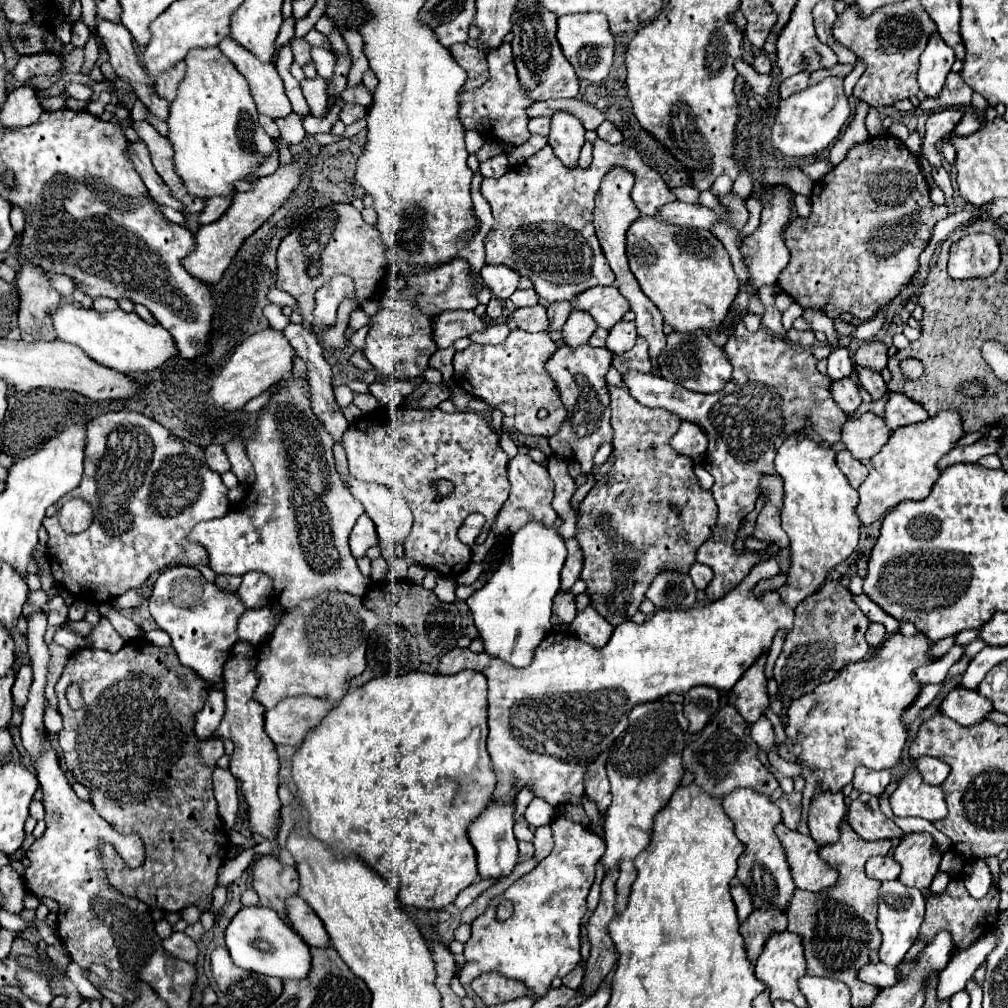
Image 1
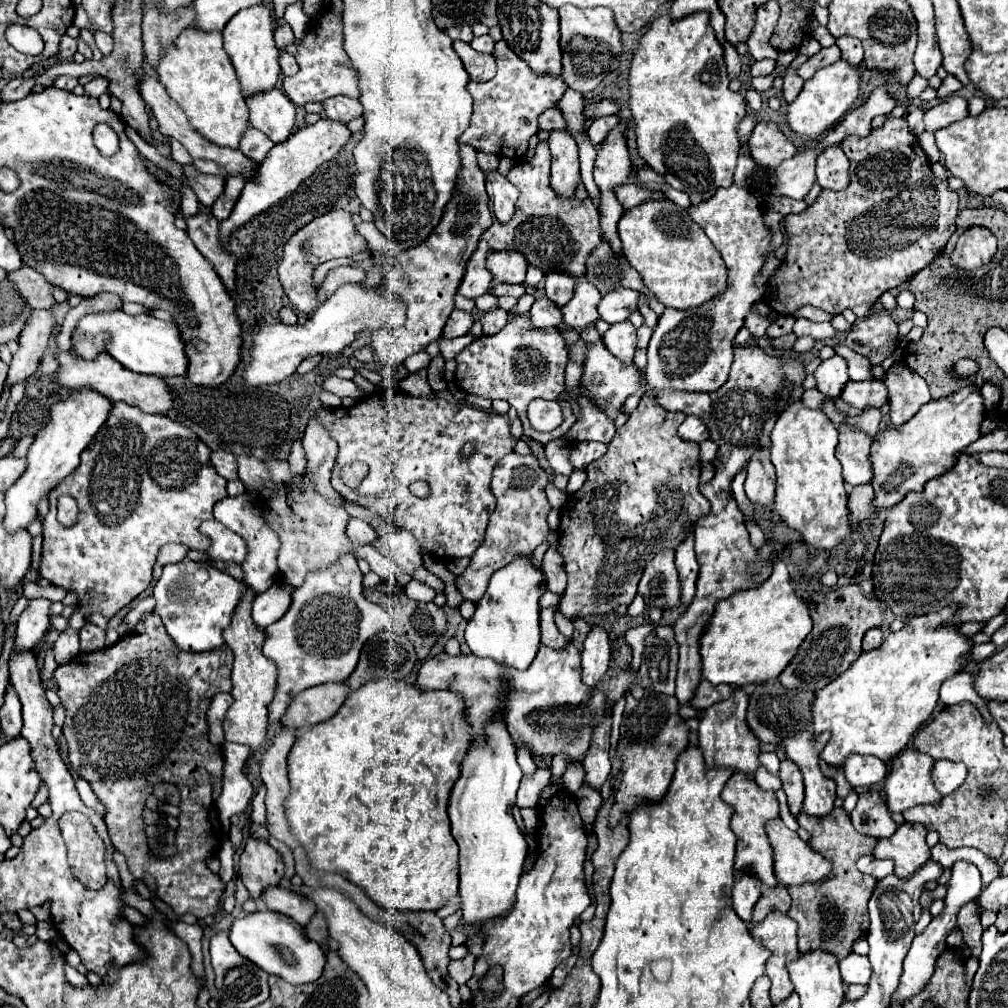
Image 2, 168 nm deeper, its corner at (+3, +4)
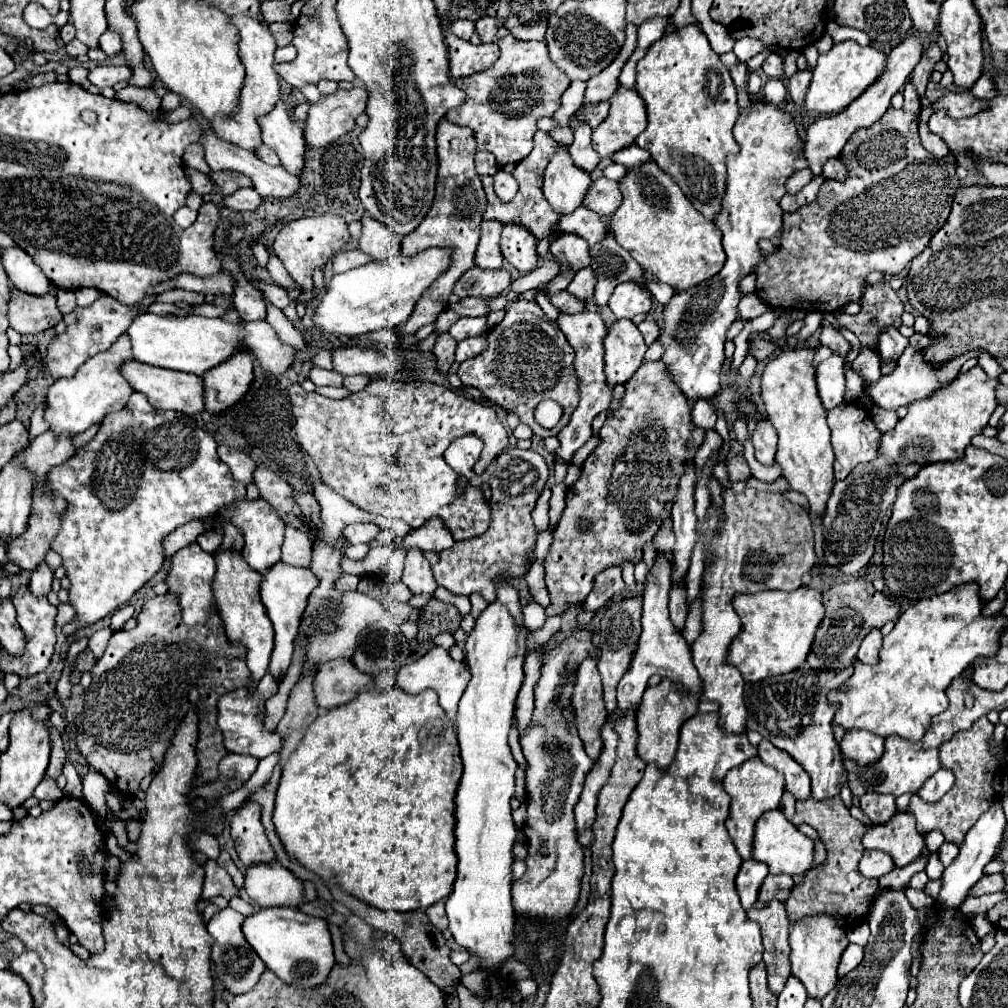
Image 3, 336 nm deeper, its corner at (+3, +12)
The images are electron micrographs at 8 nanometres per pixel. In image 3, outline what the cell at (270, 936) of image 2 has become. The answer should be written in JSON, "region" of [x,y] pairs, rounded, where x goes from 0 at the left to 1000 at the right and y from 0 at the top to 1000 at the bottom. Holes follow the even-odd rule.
{"region":[[[257,901],[243,911],[239,923],[263,958],[285,976],[311,980],[324,970],[332,956],[324,915],[320,911],[305,909],[295,901]]]}

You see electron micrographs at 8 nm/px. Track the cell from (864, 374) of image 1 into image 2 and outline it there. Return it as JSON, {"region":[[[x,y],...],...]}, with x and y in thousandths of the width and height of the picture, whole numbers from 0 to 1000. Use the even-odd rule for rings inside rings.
{"region":[[[830,341],[826,347],[828,347],[830,353],[838,355],[844,377],[860,377],[860,375],[866,375],[864,373],[864,361],[862,361],[862,357],[858,353],[852,353],[850,349],[844,349],[844,345],[840,345],[838,341]]]}

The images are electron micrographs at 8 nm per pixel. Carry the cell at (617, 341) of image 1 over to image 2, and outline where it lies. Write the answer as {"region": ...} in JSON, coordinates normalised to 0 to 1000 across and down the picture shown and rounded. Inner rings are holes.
{"region":[[[624,317],[606,323],[598,331],[598,339],[602,347],[608,353],[612,353],[620,363],[628,361],[628,351],[632,347],[632,331],[630,331],[630,323]]]}

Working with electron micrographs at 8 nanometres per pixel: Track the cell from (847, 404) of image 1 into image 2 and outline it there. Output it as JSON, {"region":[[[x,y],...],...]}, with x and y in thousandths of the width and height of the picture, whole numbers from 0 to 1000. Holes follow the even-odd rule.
{"region":[[[856,377],[856,379],[842,379],[834,389],[834,397],[848,403],[848,405],[874,405],[882,399],[880,383],[874,377]]]}

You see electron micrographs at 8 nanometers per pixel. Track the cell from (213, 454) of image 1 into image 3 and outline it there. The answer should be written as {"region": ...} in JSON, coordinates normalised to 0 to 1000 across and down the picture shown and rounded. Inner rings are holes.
{"region":[[[217,442],[215,450],[227,462],[233,476],[237,476],[241,480],[247,480],[251,476],[253,458],[245,450],[241,450],[241,448],[233,446],[233,444],[225,444],[225,442]]]}

